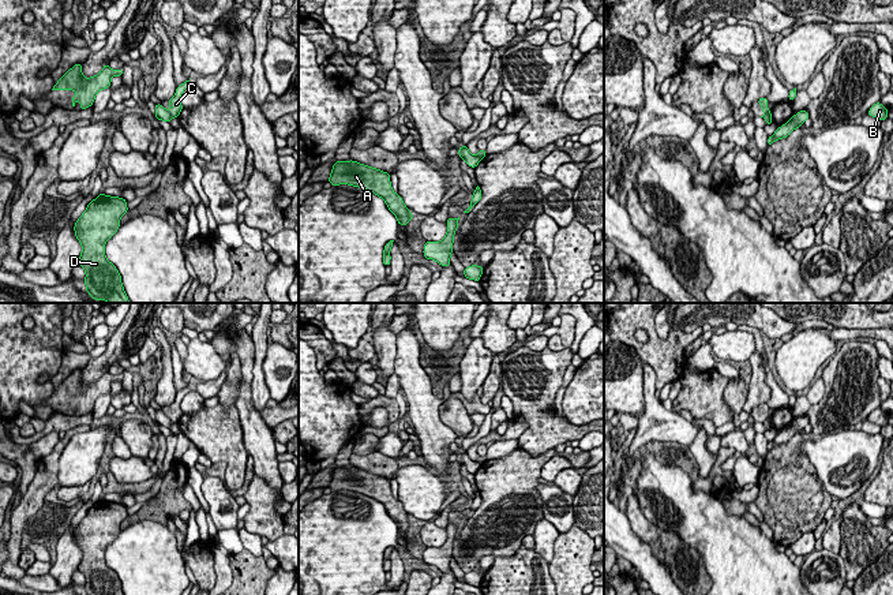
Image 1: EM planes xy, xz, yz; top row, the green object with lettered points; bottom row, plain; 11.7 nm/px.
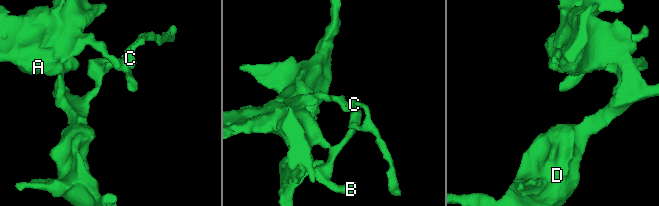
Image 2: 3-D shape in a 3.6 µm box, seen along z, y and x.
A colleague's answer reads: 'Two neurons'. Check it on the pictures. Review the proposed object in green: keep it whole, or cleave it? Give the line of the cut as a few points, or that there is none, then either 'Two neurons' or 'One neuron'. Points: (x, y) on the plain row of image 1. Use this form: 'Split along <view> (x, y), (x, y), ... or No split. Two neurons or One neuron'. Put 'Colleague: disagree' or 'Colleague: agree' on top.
Colleague: agree
Split along xy (168, 416), (173, 422). Two neurons

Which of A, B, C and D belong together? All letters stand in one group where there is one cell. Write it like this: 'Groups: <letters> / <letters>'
Groups: A B D / C

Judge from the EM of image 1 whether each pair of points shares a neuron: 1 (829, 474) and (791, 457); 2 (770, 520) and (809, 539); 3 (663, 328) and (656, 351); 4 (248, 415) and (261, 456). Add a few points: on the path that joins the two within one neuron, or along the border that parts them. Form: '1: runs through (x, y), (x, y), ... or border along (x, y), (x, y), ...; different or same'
1: border along (803, 440), (799, 451), (807, 457), (824, 489); different
2: border along (813, 531), (803, 532), (790, 545); different
3: border along (653, 320), (661, 339), (674, 329), (691, 332); different
4: runs through (252, 425), (261, 446); same

